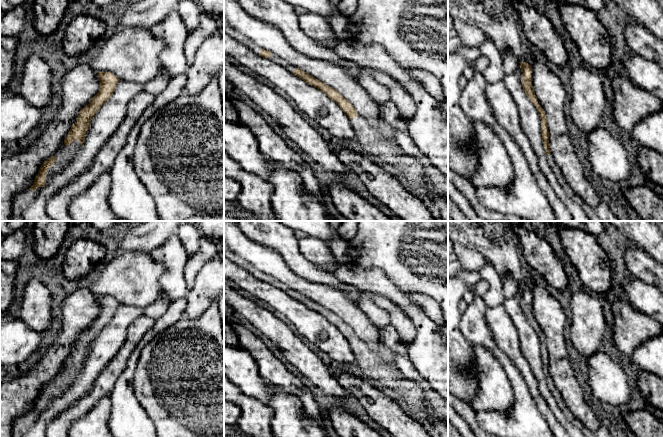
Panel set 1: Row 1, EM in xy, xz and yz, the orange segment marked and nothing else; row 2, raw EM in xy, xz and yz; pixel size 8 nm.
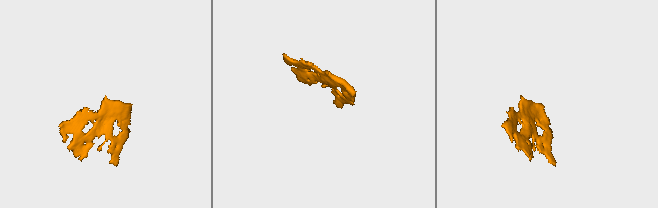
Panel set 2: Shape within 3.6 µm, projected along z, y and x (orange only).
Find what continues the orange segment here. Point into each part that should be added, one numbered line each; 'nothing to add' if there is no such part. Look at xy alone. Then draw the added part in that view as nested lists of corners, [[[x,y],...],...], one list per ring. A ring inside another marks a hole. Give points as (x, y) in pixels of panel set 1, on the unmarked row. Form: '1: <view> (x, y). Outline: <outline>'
1: xy (65, 379). Outline: [[[73,365],[69,370],[65,368],[55,377],[56,385],[52,391],[50,391],[46,398],[45,411],[48,411],[53,401],[60,397],[68,388],[70,388],[77,376],[80,374],[80,365]]]
2: xy (20, 425). Outline: [[[41,411],[36,412],[35,415],[25,414],[15,419],[12,424],[11,437],[23,437],[40,413]]]

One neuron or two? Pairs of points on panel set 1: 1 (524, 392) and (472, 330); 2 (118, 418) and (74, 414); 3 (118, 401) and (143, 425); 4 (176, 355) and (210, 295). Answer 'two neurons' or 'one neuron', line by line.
1: one neuron
2: two neurons
3: one neuron
4: two neurons

